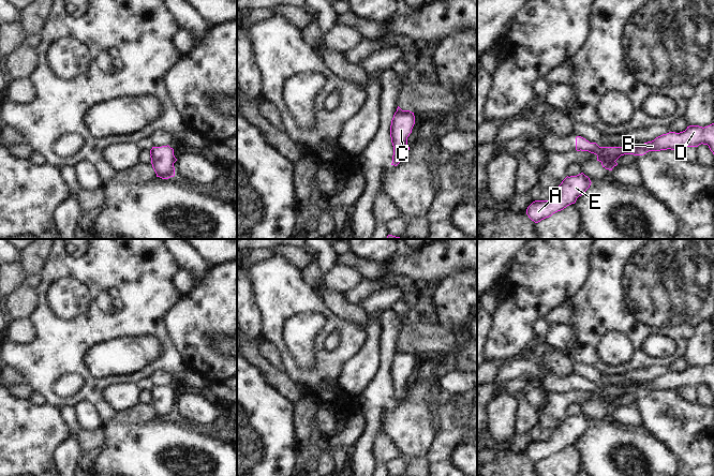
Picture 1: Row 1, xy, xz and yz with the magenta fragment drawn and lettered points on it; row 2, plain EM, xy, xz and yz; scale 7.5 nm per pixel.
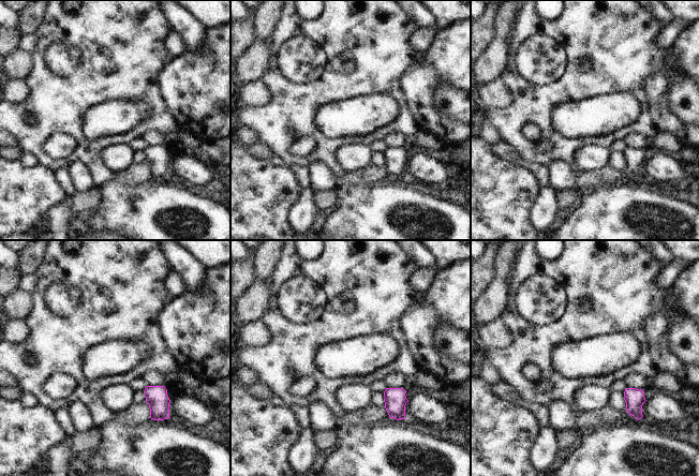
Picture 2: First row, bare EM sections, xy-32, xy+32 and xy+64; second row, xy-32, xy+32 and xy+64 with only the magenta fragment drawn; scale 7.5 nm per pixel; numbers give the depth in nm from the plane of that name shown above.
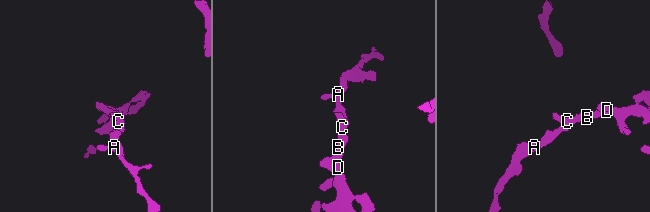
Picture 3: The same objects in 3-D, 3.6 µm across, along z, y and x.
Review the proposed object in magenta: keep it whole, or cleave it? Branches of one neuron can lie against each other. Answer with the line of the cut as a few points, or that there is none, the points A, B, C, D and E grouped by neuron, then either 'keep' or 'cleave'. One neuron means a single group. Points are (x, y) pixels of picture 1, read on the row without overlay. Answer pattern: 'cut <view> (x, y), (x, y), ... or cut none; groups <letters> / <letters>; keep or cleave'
cut none; groups A B C D E; keep

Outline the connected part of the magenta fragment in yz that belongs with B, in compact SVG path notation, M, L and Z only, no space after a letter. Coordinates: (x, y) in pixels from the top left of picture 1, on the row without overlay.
M714 363L704 368L689 366L683 372L669 372L656 377L652 382L634 387L599 387L596 383L590 383L581 376L576 377L576 390L596 395L597 401L609 411L612 411L618 405L615 401L624 395L643 396L649 391L698 387L701 384L708 385L714 395Z

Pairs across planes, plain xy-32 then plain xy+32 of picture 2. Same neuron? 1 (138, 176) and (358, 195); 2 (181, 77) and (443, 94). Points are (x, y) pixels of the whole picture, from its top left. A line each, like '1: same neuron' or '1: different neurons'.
1: different neurons
2: different neurons

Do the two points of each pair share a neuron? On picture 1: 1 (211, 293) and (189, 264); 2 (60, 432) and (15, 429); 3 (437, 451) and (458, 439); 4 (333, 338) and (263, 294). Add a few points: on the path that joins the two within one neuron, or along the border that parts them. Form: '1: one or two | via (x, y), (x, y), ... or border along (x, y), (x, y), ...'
1: two | border along (210, 267), (204, 279), (194, 287)
2: one | via (49, 432), (26, 432)
3: one | via (443, 446), (452, 439)
4: two | border along (337, 331), (331, 331), (324, 340), (325, 350)

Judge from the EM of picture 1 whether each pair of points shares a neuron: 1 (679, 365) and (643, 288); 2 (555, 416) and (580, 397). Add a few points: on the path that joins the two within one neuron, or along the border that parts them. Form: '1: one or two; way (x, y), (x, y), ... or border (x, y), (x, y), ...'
1: two; border (683, 356), (679, 357), (669, 367)
2: one; way (559, 410), (574, 397)

